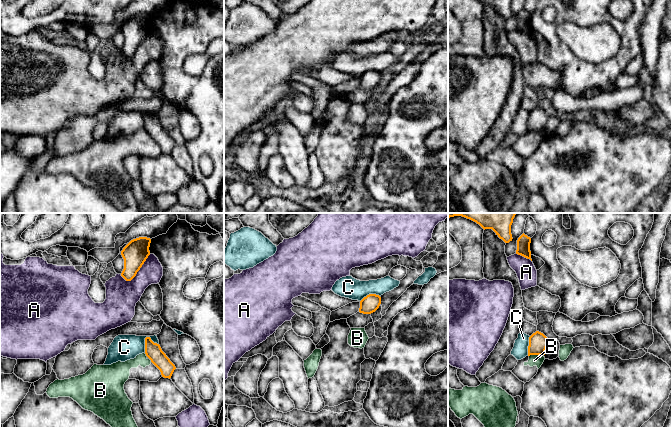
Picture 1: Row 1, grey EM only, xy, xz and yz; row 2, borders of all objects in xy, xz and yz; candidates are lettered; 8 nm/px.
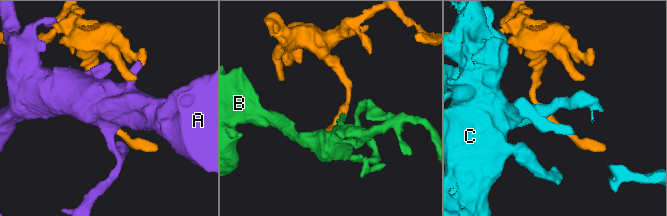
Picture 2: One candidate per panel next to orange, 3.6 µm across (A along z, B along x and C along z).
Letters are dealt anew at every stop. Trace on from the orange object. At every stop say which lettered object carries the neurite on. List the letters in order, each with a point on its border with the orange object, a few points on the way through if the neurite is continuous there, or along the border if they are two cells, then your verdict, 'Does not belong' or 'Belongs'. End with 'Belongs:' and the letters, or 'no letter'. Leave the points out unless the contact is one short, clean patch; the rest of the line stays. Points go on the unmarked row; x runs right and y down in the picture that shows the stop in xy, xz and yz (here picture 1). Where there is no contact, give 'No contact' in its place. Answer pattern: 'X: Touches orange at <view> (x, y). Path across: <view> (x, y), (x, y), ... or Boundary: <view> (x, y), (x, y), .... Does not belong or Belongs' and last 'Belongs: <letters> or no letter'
A: Touches orange at xy (137, 47). Does not belong
B: Touches orange at yz (536, 130). Boundary: yz (543, 130), (531, 130), (529, 132). Does not belong
C: Touches orange at xy (145, 119). Boundary: xy (149, 112), (145, 114), (144, 128). Does not belong
Belongs: no letter

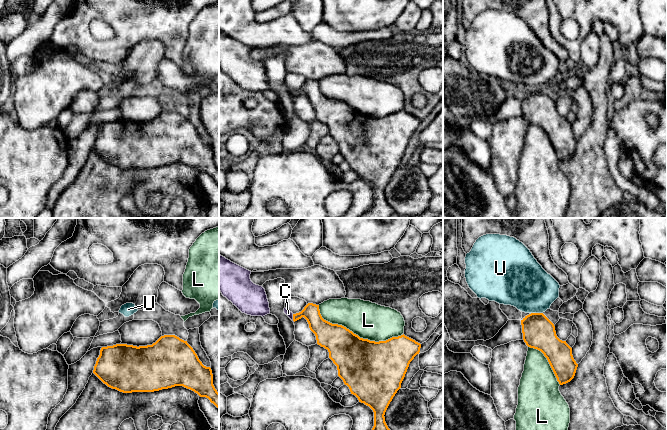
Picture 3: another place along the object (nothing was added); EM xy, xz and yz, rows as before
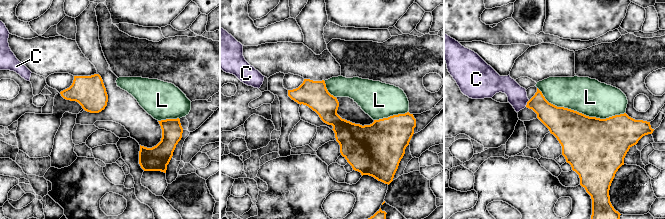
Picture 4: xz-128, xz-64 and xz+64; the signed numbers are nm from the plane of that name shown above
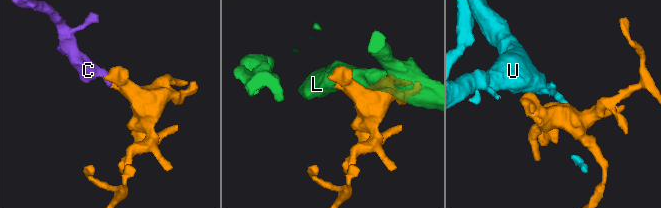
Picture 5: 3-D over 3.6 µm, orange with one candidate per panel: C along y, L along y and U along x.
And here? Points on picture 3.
C: Touches orange at xz (293, 94). Path across: xz (322, 105), (308, 91), (293, 94), (288, 89). Belongs
L: Touches orange at xz (357, 111). Does not belong
U: Touches orange at yz (537, 89). Does not belong
Belongs: C

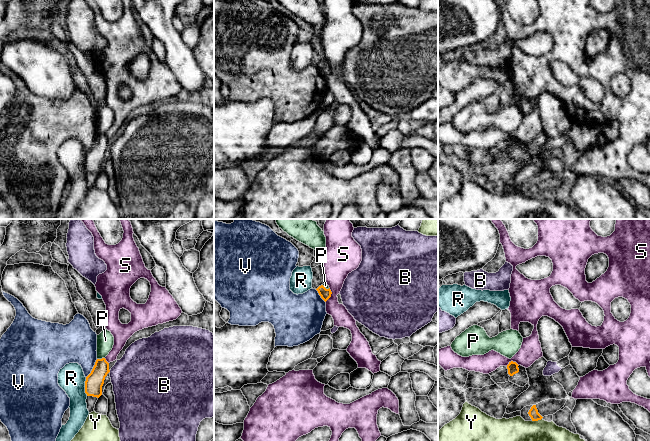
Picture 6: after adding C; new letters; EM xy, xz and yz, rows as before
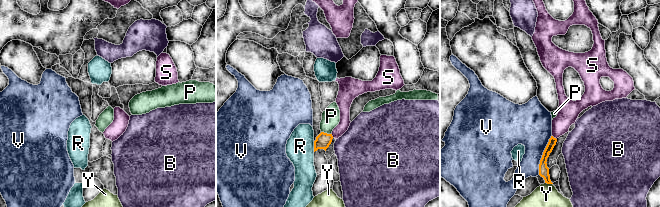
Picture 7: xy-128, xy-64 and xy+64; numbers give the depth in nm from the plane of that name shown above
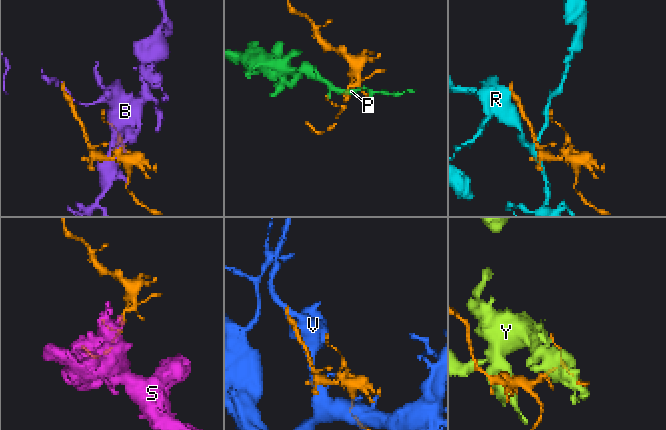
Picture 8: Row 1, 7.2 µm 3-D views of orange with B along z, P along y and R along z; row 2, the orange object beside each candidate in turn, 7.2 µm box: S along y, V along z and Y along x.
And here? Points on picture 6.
B: Touches orange at xy (109, 147). Does not belong
P: Touches orange at xy (100, 135). Boundary: xy (104, 133), (97, 135). Does not belong
R: Touches orange at xy (85, 162). Boundary: xy (85, 153), (85, 169), (87, 171). Does not belong
S: Touches orange at xz (331, 69). Boundary: xz (329, 63), (331, 71), (325, 77). Does not belong
V: Touches orange at xy (93, 144). Does not belong
Y: Touches orange at yz (536, 196). Does not belong
Belongs: no letter

